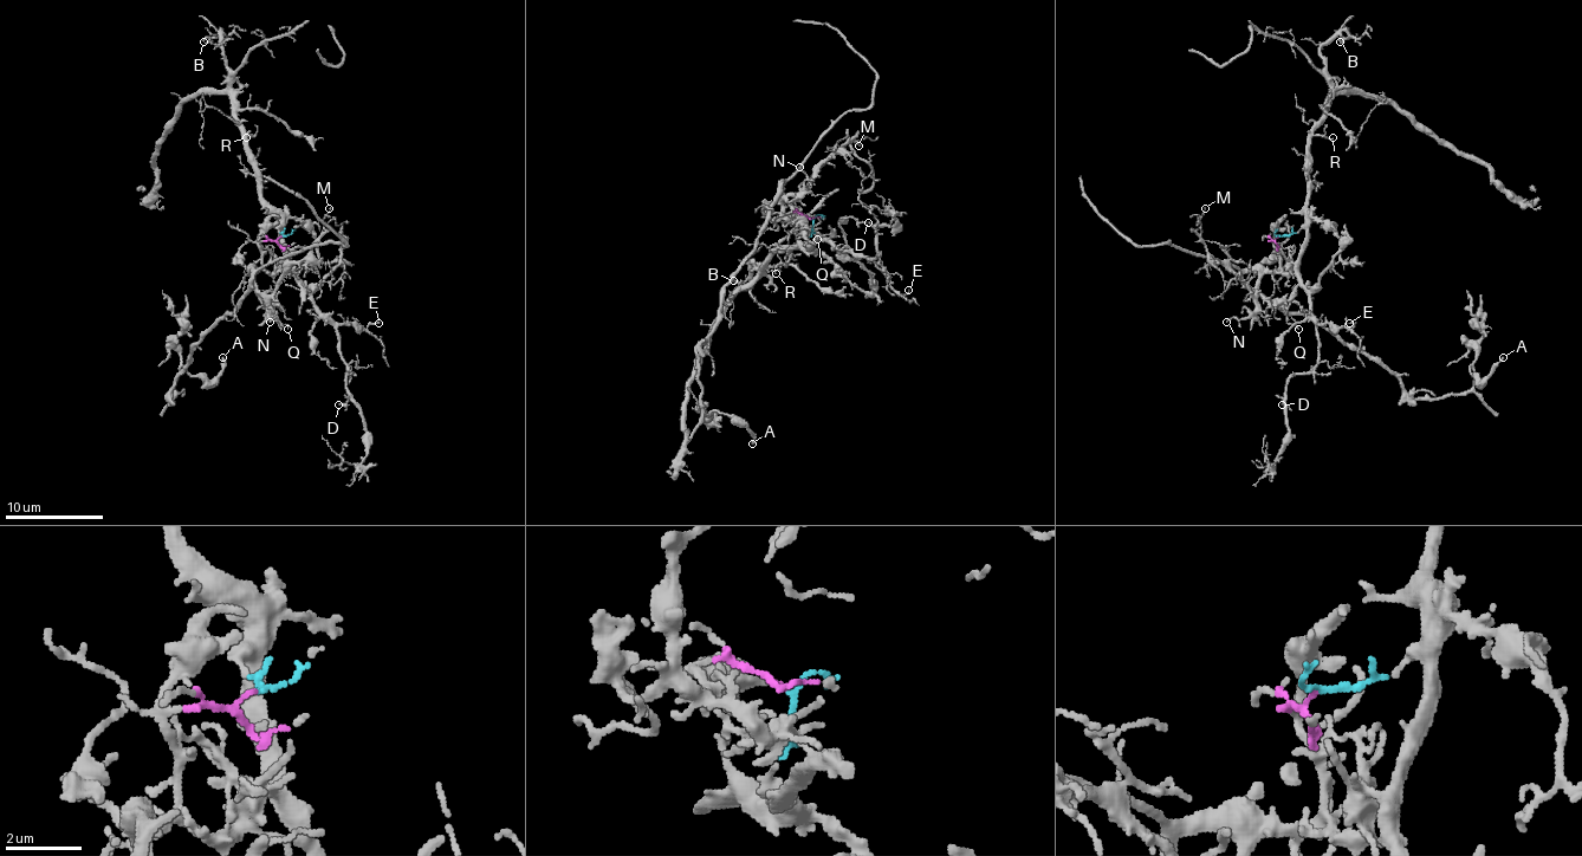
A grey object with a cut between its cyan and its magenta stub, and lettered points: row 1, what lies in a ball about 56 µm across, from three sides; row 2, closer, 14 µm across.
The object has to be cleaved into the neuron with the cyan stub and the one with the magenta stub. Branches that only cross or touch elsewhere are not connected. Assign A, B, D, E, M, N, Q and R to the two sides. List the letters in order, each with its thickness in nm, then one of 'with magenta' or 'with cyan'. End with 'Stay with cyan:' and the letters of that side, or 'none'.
A: 160 nm | with magenta
B: 170 nm | with cyan
D: 100 nm | with cyan
E: 120 nm | with cyan
M: 90 nm | with magenta
N: 110 nm | with magenta
Q: 120 nm | with magenta
R: 120 nm | with cyan
Stay with cyan: B, D, E, R

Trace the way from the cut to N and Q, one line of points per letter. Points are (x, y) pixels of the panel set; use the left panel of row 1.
N: (280, 237), (261, 241), (261, 266), (254, 273), (266, 307), (276, 317), (268, 322)
Q: (280, 237), (261, 241), (259, 250), (261, 266), (276, 286), (271, 289), (273, 312), (289, 330)

